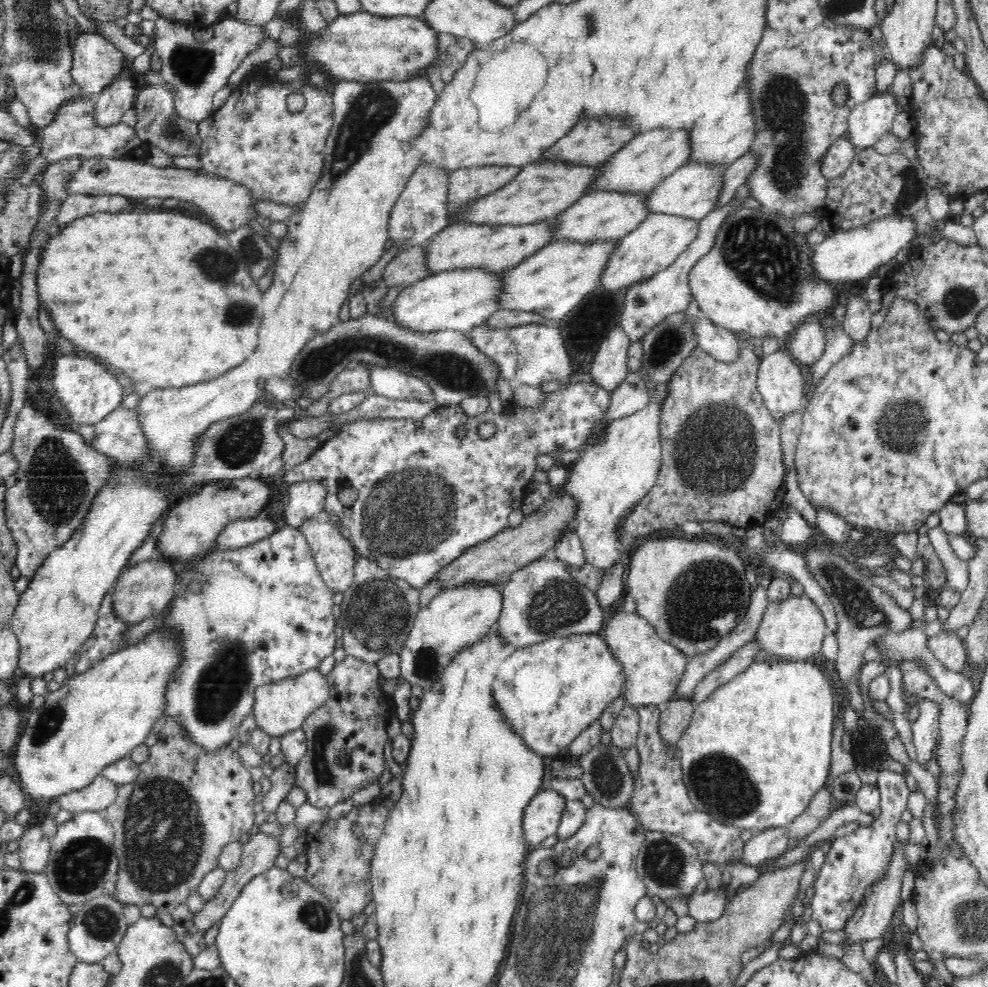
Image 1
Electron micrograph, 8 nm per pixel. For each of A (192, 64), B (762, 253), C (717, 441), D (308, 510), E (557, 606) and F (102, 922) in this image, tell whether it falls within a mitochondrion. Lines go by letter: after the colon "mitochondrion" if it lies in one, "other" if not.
A: mitochondrion
B: mitochondrion
C: mitochondrion
D: other
E: mitochondrion
F: mitochondrion

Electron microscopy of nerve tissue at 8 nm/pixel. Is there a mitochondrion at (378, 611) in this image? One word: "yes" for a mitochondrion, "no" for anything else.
yes

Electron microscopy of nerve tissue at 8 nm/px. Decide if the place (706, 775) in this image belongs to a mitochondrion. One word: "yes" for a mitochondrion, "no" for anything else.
yes

